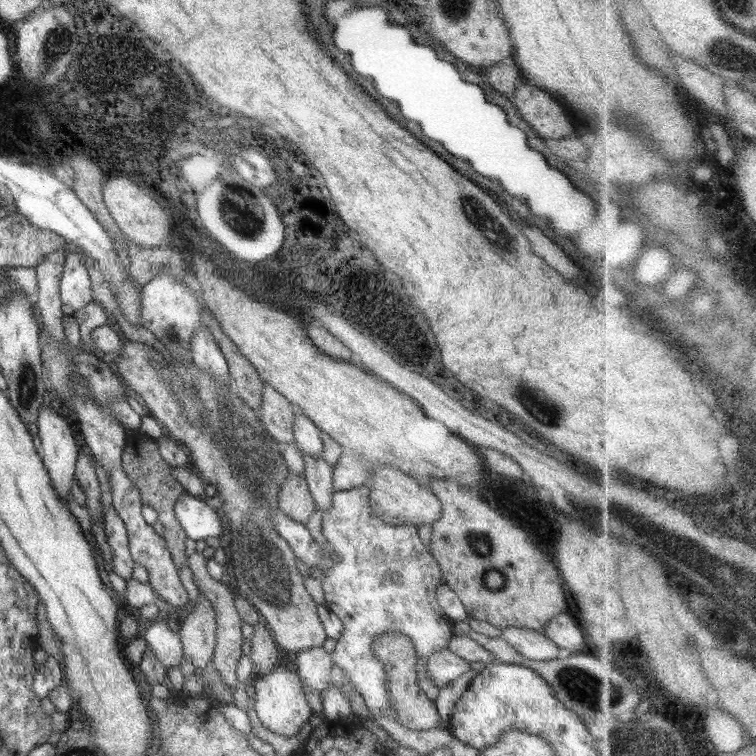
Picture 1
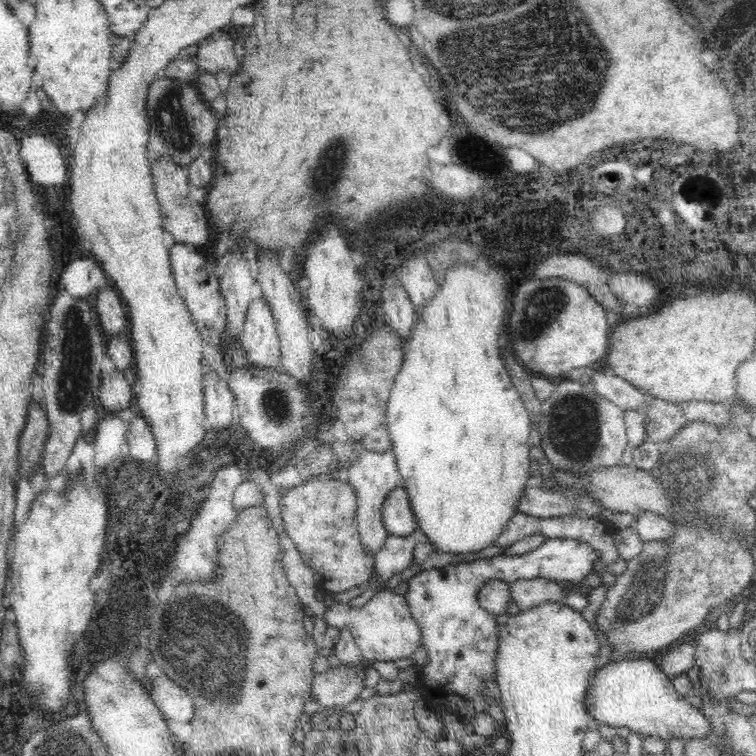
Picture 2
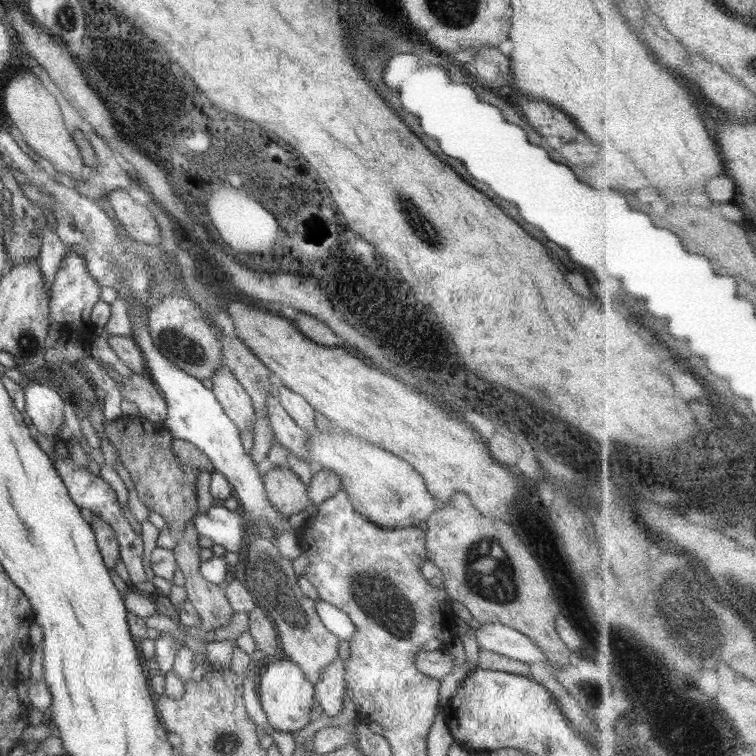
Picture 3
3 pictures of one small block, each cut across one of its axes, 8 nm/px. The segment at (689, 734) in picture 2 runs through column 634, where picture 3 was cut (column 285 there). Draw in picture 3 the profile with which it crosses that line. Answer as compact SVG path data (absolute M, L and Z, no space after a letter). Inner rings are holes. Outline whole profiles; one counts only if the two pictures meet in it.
M279 660L260 670L257 694L260 697L262 708L266 714L268 724L279 734L292 734L310 723L310 710L316 704L314 685L306 678L304 671L291 660Z

